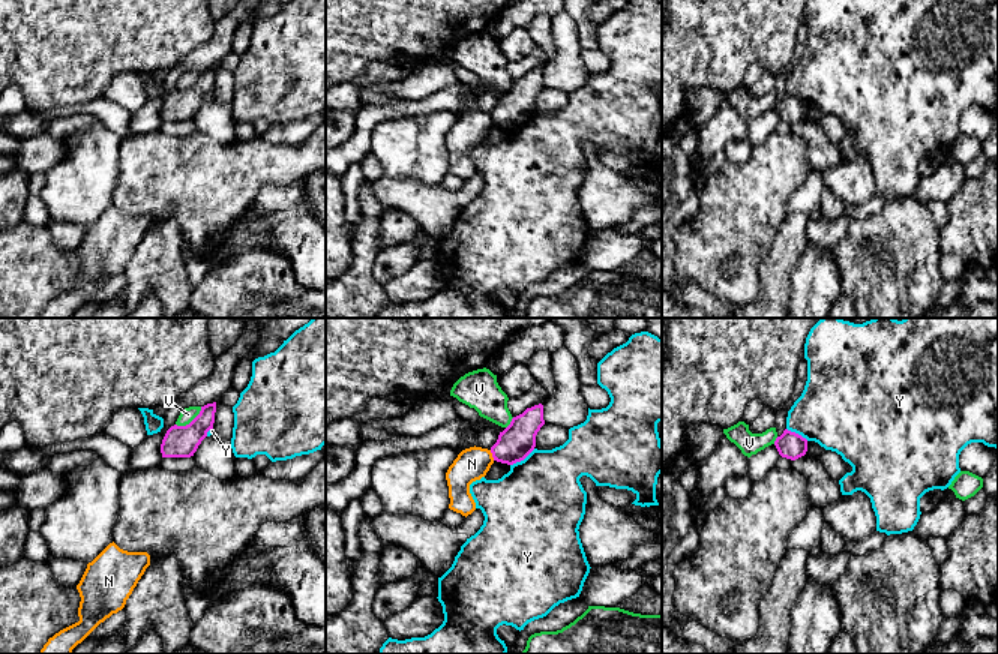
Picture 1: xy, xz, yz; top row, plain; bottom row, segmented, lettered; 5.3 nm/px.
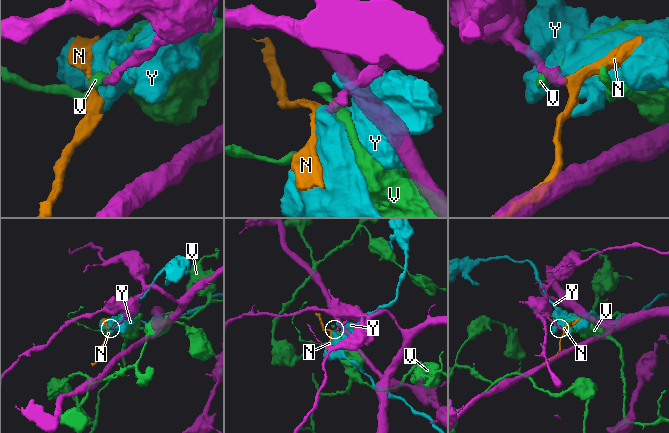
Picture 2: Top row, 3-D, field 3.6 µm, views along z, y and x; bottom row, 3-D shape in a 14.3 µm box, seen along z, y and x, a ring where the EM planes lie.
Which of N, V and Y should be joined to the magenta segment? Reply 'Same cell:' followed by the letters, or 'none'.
Same cell: none

